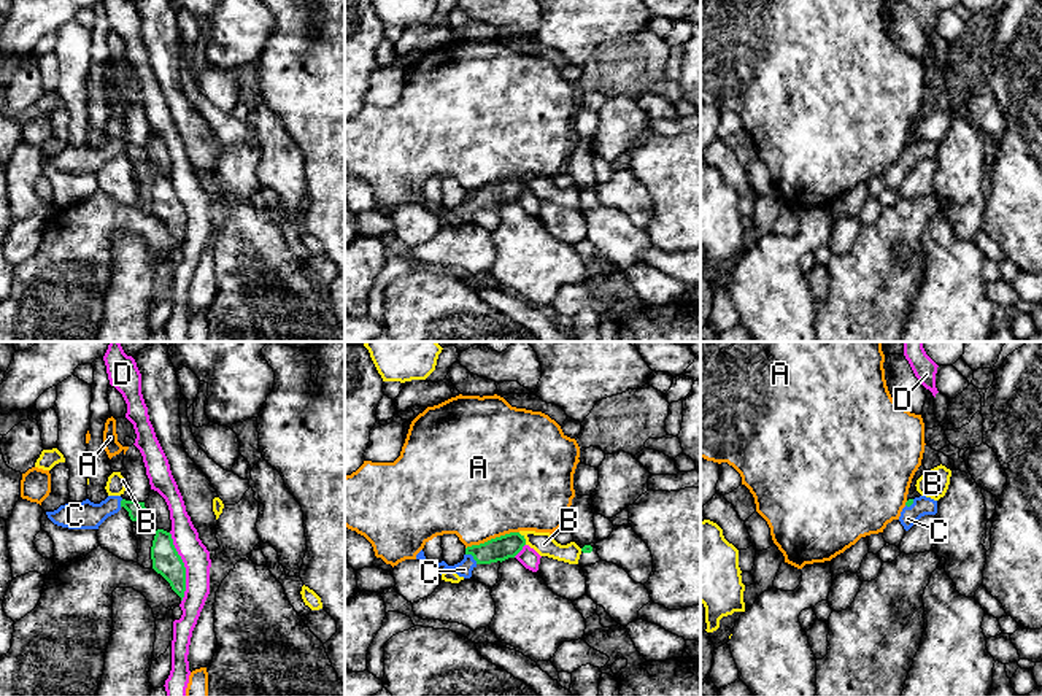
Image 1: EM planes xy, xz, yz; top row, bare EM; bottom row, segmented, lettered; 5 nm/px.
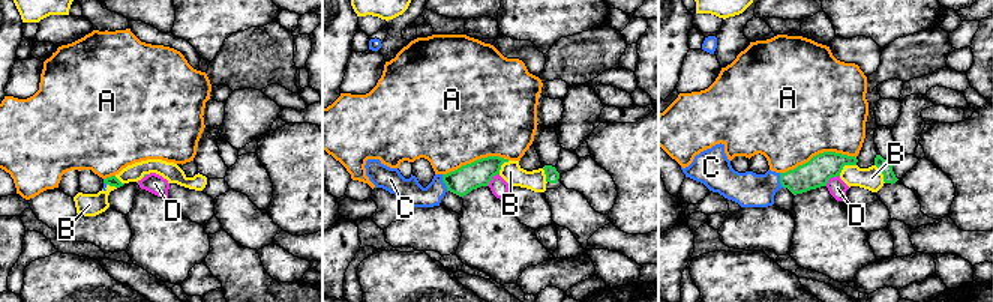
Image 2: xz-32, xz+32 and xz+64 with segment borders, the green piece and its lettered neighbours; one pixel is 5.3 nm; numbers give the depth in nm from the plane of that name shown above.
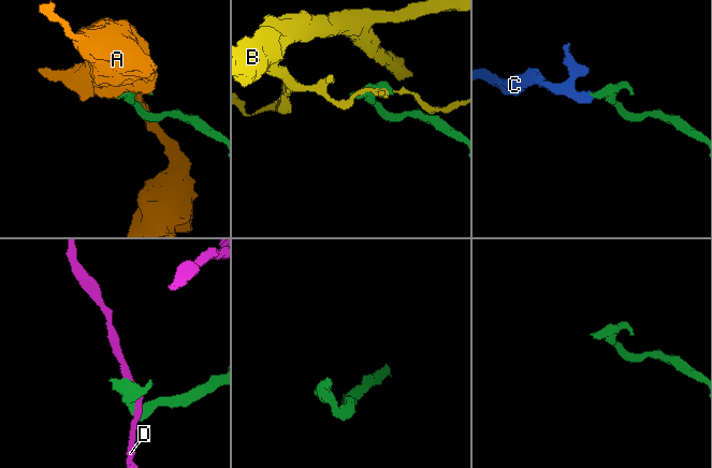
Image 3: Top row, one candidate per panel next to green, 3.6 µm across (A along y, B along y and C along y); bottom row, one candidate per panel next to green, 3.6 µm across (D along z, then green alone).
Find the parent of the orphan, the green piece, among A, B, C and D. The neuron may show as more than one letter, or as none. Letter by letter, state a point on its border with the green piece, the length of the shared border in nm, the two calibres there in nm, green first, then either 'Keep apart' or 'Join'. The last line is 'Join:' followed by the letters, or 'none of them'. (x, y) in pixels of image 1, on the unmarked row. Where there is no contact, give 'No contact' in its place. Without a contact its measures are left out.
A: Touches green at xz (491, 183). Shared border 280 nm. Thickness 120 nm (green) against 500 nm. Keep apart
B: Touches green at xz (524, 183). Shared border 80 nm. Thickness 120 nm (green) against 110 nm. Keep apart
C: Touches green at xz (472, 199). Shared border 80 nm. Thickness 120 nm (green) against 80 nm. Join
D: Touches green at xy (185, 212). Shared border 360 nm. Thickness 140 nm (green) against 140 nm. Keep apart
Join: C

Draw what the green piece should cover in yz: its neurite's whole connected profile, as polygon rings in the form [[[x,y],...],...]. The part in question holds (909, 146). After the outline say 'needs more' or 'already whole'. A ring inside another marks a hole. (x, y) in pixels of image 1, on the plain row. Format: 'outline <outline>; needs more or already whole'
outline [[[920,140],[915,143],[909,143],[905,146],[899,165],[904,170],[904,173],[909,175],[921,160],[936,157],[937,157],[937,145],[926,140]]]; needs more

